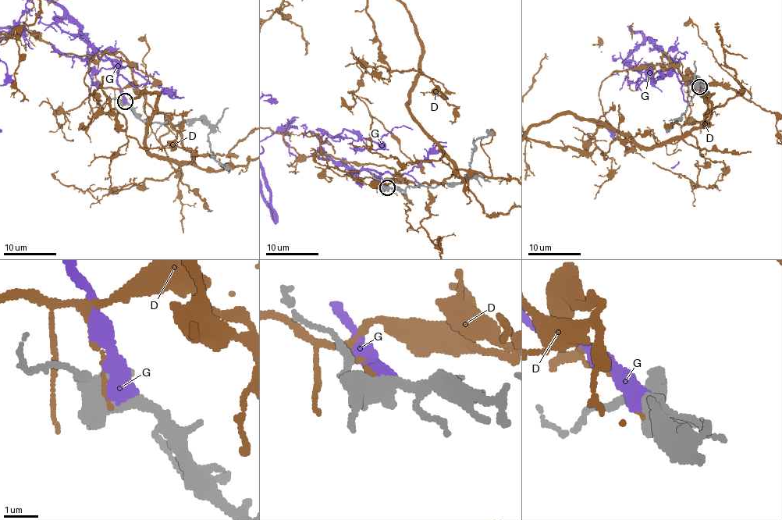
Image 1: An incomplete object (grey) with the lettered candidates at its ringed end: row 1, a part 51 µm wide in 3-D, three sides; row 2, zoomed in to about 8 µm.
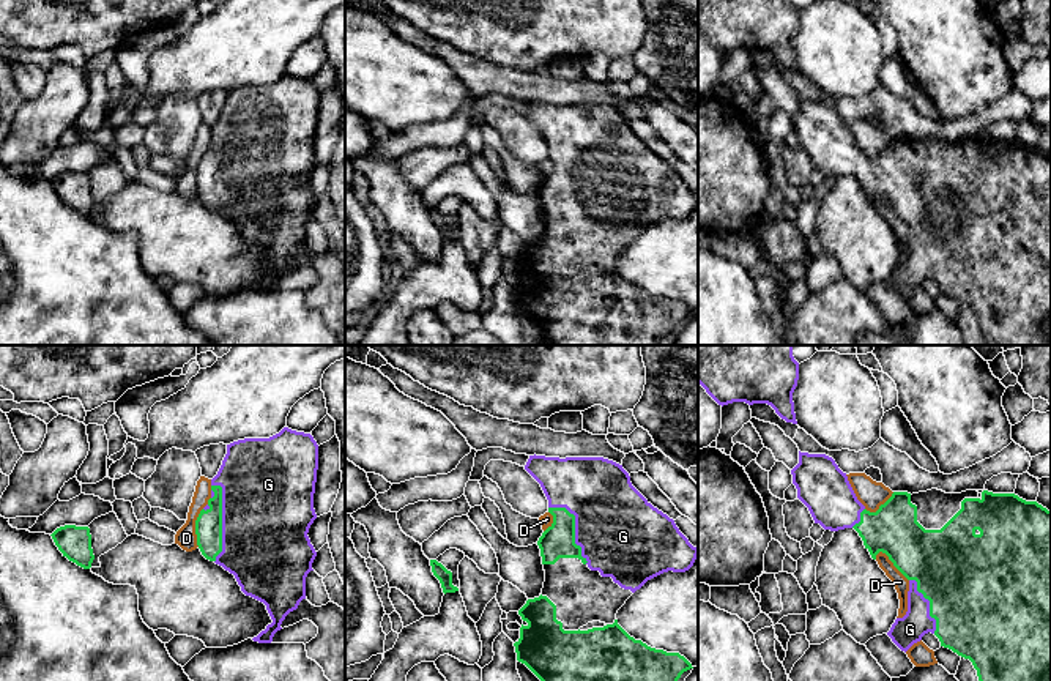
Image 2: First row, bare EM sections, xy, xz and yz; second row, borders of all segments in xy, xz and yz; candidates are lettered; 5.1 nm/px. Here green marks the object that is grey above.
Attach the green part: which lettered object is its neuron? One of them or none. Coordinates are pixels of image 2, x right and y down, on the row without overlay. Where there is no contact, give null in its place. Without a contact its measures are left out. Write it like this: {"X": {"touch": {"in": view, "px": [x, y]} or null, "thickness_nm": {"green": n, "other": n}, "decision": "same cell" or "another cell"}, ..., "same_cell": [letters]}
{"D": {"touch": {"in": "yz", "px": [892, 208]}, "thickness_nm": {"green": 320, "other": 80}, "decision": "another cell"}, "G": {"touch": {"in": "xy", "px": [221, 171]}, "thickness_nm": {"green": 140, "other": 460}, "decision": "same cell"}, "same_cell": ["G"]}

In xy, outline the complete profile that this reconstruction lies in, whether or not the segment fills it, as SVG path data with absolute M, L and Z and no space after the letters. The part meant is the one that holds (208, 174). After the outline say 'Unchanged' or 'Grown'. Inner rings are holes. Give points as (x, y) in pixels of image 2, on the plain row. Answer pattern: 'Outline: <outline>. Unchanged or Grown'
Outline: M284 74L269 85L233 88L211 126L211 145L195 167L202 202L233 221L246 243L266 252L273 270L254 288L271 290L285 263L306 246L306 224L317 203L307 183L317 166L317 117L318 91L310 80Z. Grown

